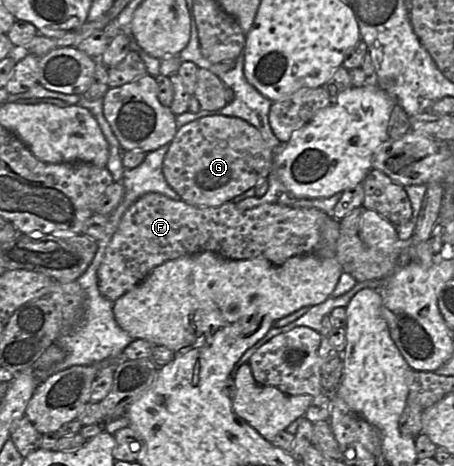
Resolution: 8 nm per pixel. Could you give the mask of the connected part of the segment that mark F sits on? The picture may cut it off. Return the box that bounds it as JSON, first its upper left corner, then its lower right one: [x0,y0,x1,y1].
[97,193,328,302]

